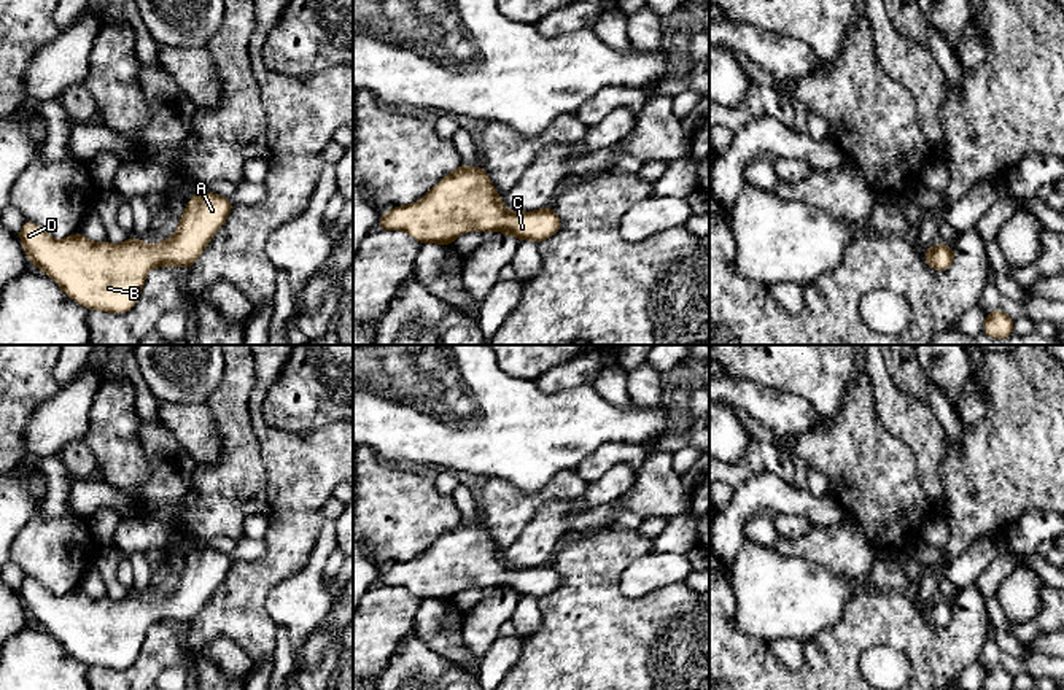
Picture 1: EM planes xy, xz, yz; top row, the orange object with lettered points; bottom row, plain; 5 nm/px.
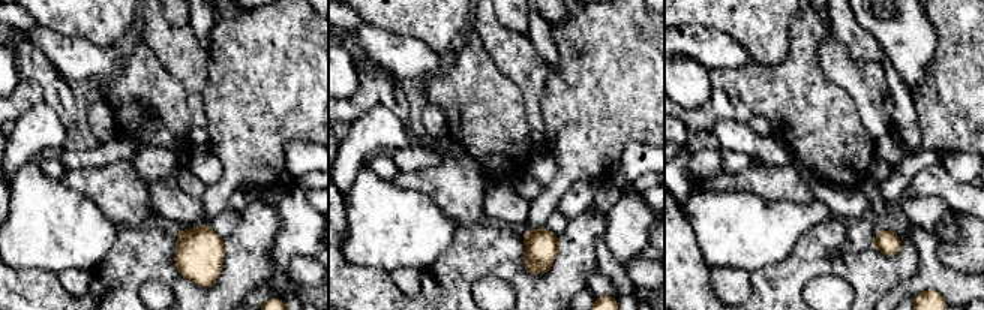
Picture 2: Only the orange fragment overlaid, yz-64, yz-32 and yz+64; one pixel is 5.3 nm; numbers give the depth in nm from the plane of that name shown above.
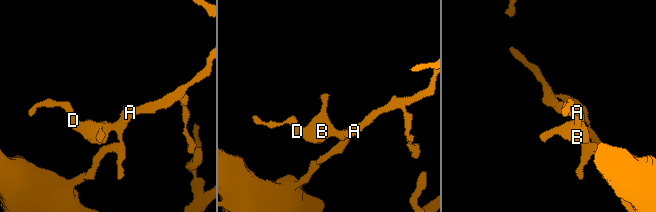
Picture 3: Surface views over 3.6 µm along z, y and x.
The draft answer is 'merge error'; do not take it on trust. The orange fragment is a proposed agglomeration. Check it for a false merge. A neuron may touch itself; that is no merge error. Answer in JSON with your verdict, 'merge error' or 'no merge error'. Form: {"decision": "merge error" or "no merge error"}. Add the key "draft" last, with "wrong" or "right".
{"decision": "no merge error", "draft": "wrong"}

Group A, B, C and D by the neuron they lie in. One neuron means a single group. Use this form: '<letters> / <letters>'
A B C D

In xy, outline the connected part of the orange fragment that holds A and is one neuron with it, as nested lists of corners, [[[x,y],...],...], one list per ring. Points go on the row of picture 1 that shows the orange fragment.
[[[197,191],[186,204],[175,235],[157,245],[134,237],[119,245],[95,243],[83,234],[56,240],[29,219],[21,227],[19,240],[32,264],[80,305],[124,313],[137,304],[151,269],[191,269],[232,207],[227,197]]]

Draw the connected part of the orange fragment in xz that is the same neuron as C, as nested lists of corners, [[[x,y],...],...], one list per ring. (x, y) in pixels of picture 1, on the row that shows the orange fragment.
[[[461,164],[415,204],[393,207],[379,229],[406,231],[418,243],[452,245],[471,229],[499,231],[522,240],[542,240],[557,234],[561,221],[547,207],[536,211],[509,211],[483,167]]]

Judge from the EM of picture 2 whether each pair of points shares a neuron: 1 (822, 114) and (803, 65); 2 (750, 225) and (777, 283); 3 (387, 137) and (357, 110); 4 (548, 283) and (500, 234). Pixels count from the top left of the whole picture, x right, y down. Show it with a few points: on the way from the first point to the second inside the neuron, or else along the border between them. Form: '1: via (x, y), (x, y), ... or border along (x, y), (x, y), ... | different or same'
1: via (810, 102), (803, 92), (803, 77) | same
2: border along (795, 241), (785, 258), (752, 274) | different
3: border along (398, 117), (384, 107), (375, 105), (351, 125) | different
4: via (531, 283), (500, 250) | same

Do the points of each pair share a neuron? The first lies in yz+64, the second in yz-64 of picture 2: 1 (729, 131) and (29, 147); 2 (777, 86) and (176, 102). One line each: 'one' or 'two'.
1: one
2: one

